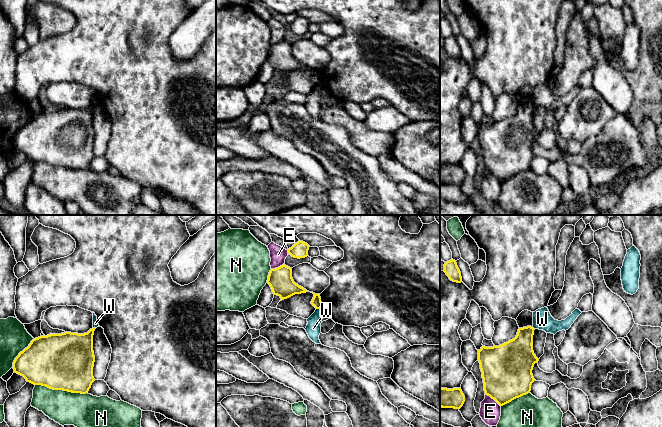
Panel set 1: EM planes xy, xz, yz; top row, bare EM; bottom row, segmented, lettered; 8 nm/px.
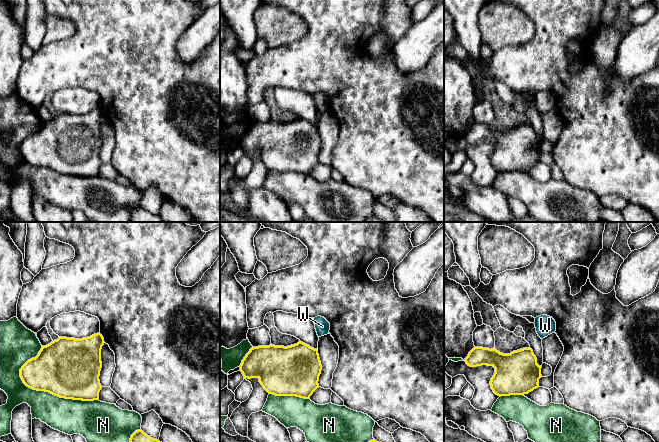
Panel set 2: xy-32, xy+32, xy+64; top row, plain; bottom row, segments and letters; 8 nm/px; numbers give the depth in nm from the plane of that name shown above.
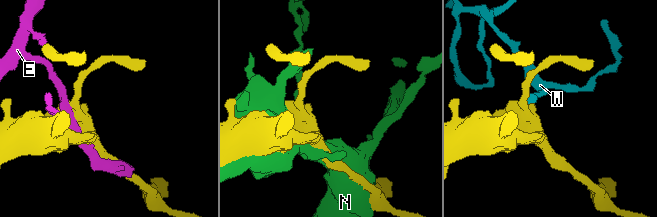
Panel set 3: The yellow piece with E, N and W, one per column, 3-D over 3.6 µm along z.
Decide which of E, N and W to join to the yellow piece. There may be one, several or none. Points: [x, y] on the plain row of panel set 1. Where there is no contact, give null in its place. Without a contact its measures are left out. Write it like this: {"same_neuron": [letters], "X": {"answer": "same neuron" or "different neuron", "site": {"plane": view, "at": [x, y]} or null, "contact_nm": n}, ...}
{"same_neuron": [], "E": {"answer": "different neuron", "site": {"plane": "yz", "at": [493, 174]}, "contact_nm": 170}, "N": {"answer": "different neuron", "site": {"plane": "xy", "at": [61, 165]}, "contact_nm": 440}, "W": {"answer": "different neuron", "site": {"plane": "xz", "at": [318, 84]}, "contact_nm": 30}}

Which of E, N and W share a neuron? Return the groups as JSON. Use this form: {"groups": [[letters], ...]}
{"groups": [["E"], ["N"], ["W"]]}

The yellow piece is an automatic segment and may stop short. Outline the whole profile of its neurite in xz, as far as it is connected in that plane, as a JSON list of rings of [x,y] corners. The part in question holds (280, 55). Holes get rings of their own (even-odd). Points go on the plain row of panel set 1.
[[[285,40],[270,46],[267,59],[270,61],[273,70],[281,74],[280,77],[295,70],[308,68],[306,65],[294,58],[292,54],[292,44]]]

